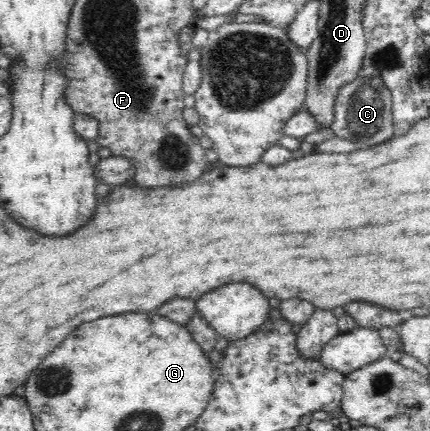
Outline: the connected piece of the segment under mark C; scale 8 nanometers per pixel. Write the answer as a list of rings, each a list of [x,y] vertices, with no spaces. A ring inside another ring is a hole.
[[[354,77],[350,83],[338,89],[330,127],[336,137],[354,141],[361,149],[383,143],[394,136],[392,102],[391,91],[386,89],[379,77]]]

